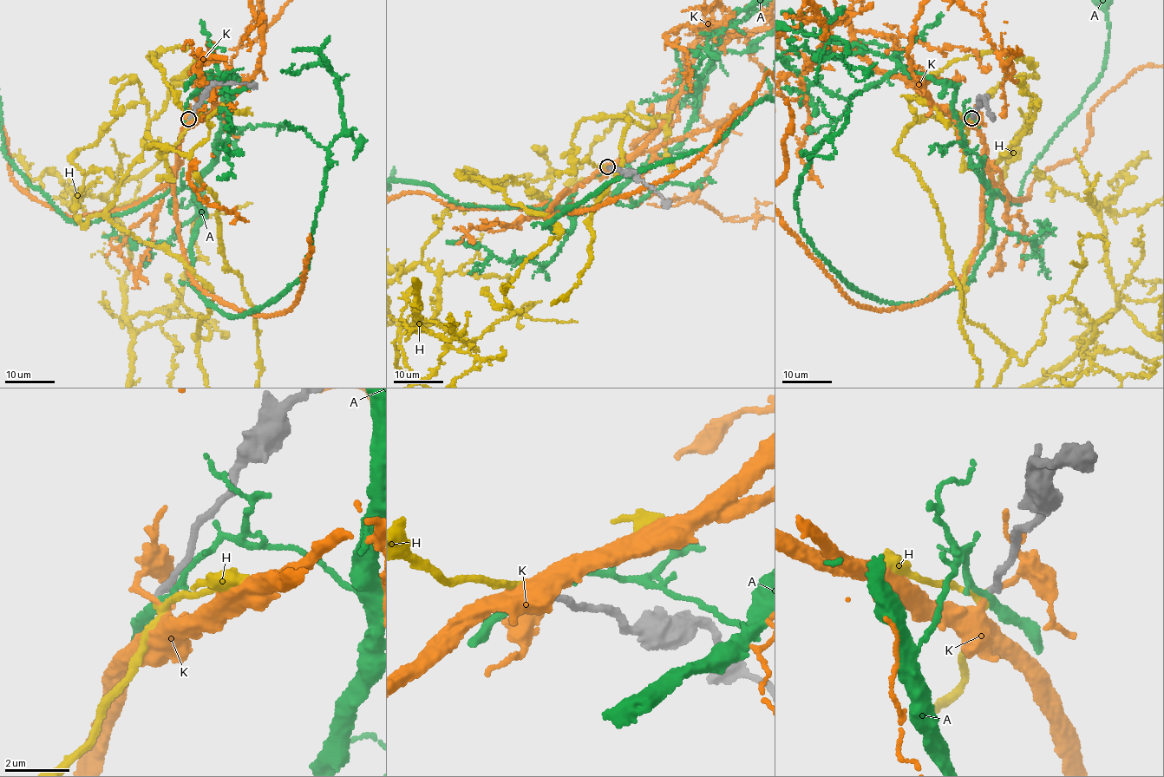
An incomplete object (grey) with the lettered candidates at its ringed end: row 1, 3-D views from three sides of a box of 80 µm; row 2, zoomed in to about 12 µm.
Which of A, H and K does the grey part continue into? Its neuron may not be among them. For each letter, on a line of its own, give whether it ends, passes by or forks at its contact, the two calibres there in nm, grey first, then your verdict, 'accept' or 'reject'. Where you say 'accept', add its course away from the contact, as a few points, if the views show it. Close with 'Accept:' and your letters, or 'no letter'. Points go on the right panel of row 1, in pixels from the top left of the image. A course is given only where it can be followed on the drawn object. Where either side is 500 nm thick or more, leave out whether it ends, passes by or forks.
A: it passes by; calibres 240 and 190 nm; reject
H: it passes by; calibres 240 and 180 nm; accept
K: it passes by; calibres 220 and 180 nm; reject
Accept: H

